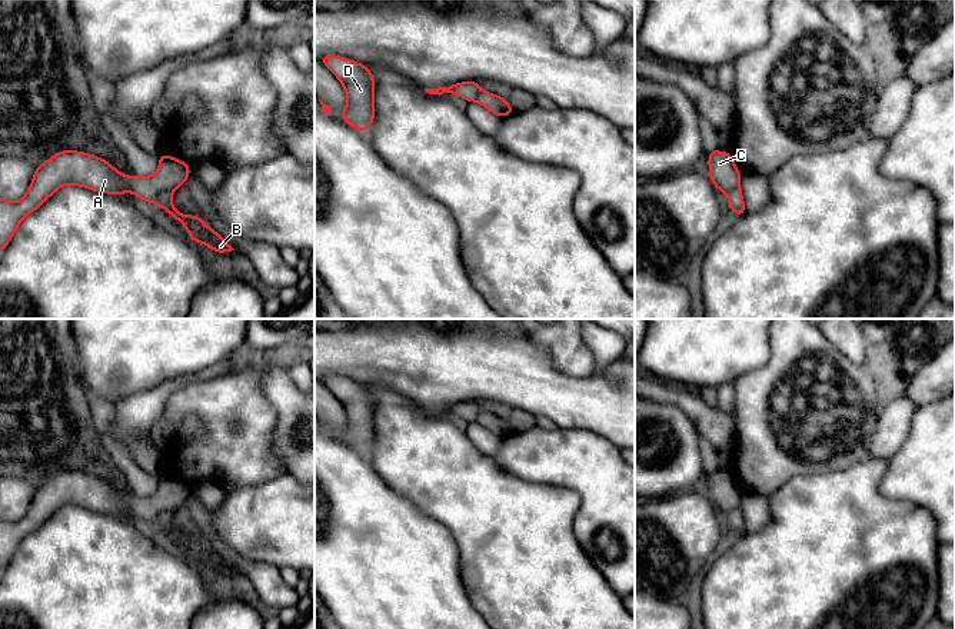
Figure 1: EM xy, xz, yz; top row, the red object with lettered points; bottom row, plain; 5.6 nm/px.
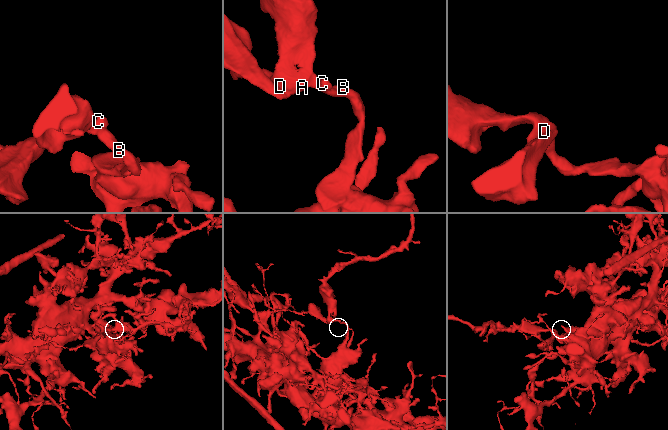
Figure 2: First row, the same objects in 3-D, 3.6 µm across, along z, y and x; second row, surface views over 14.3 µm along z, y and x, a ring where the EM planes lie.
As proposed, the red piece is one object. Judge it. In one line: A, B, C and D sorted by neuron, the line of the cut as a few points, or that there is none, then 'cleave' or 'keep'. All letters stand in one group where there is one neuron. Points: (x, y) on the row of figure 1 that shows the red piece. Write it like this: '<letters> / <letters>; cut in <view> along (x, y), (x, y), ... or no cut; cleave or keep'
A C D / B; cut in xy along (172, 190), (163, 190), (155, 202); cleave

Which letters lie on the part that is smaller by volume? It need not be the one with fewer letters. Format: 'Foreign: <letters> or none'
Foreign: A, C, D

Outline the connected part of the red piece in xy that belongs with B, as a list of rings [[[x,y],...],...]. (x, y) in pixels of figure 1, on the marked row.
[[[162,192],[156,200],[156,204],[160,209],[166,209],[169,216],[174,217],[176,222],[180,222],[189,236],[190,242],[199,242],[207,247],[210,247],[214,253],[227,253],[234,250],[230,244],[227,244],[223,237],[209,227],[197,214],[186,216],[179,213],[177,209],[172,204],[173,192]]]

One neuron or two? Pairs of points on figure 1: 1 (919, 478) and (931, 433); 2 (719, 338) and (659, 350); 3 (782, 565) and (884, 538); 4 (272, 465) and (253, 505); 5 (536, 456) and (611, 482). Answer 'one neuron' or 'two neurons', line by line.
1: one neuron
2: one neuron
3: one neuron
4: two neurons
5: one neuron

